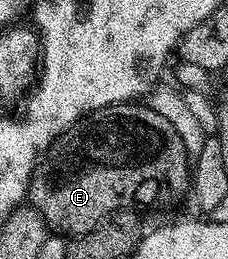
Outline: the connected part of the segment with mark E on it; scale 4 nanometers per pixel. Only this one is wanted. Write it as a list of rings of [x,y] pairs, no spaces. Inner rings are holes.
[[[130,102],[128,104],[112,104],[106,108],[100,108],[90,112],[87,116],[82,116],[80,120],[75,120],[66,132],[58,135],[55,143],[48,149],[47,155],[40,161],[35,175],[31,181],[31,187],[27,193],[32,207],[36,208],[45,218],[45,223],[50,229],[58,228],[61,232],[77,232],[73,234],[84,234],[97,227],[102,220],[114,215],[118,210],[124,209],[134,200],[137,204],[157,204],[160,200],[177,200],[185,191],[187,193],[191,188],[191,159],[185,152],[184,144],[175,126],[163,118],[148,103]]]

